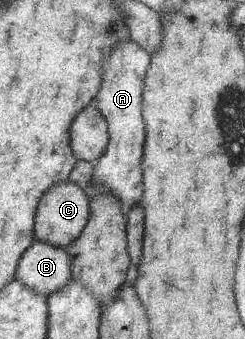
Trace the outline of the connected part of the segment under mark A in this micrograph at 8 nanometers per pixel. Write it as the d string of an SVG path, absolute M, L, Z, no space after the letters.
M127 41L105 59L103 85L93 105L103 113L110 129L108 150L94 163L92 185L103 185L128 209L139 206L144 199L144 147L147 127L143 115L145 77L151 67L151 55L137 43Z

